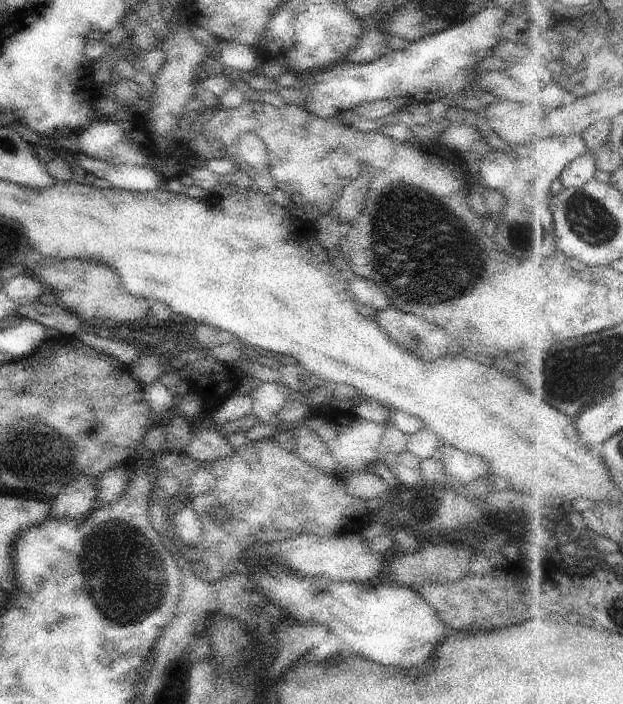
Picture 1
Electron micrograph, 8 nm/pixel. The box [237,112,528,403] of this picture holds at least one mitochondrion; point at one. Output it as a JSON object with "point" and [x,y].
{"point":[446,273]}

